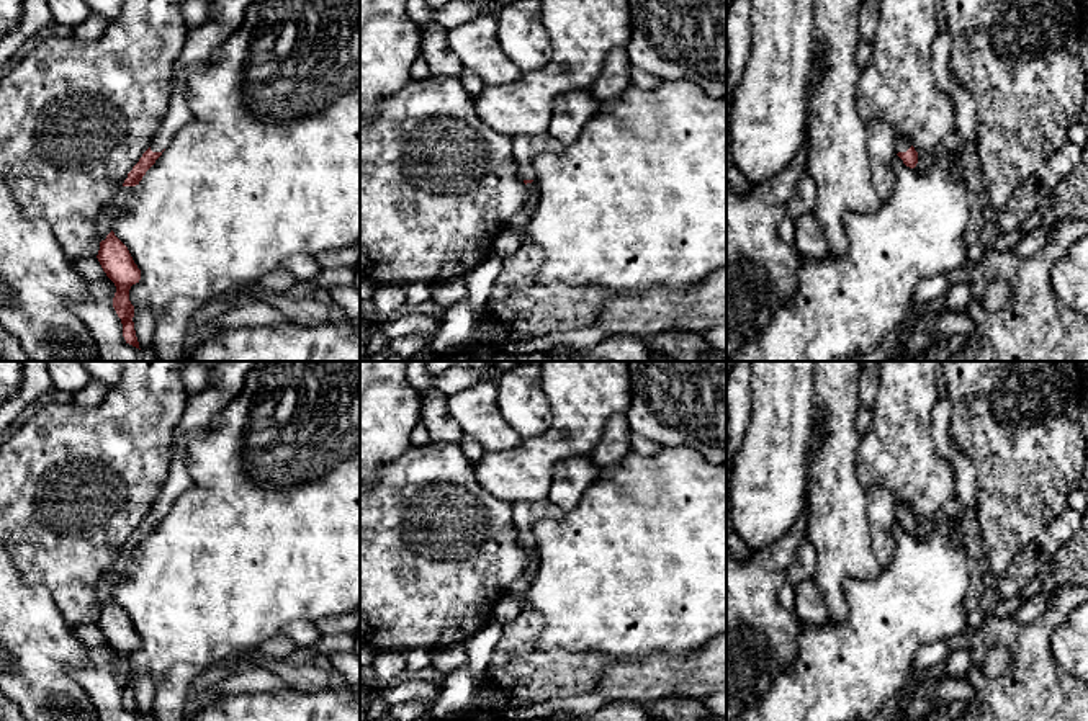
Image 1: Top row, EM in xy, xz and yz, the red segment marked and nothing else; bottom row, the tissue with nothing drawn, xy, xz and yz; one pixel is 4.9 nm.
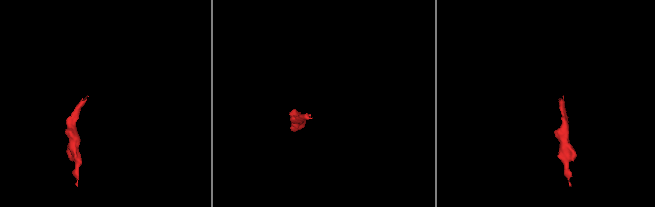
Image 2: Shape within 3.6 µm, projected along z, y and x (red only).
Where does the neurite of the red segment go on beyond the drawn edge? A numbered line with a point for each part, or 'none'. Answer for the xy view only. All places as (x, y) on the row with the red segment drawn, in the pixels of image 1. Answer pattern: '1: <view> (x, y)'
1: xy (224, 17)

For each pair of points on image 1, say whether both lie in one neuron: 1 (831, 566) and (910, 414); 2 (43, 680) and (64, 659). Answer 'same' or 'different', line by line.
1: different
2: same

